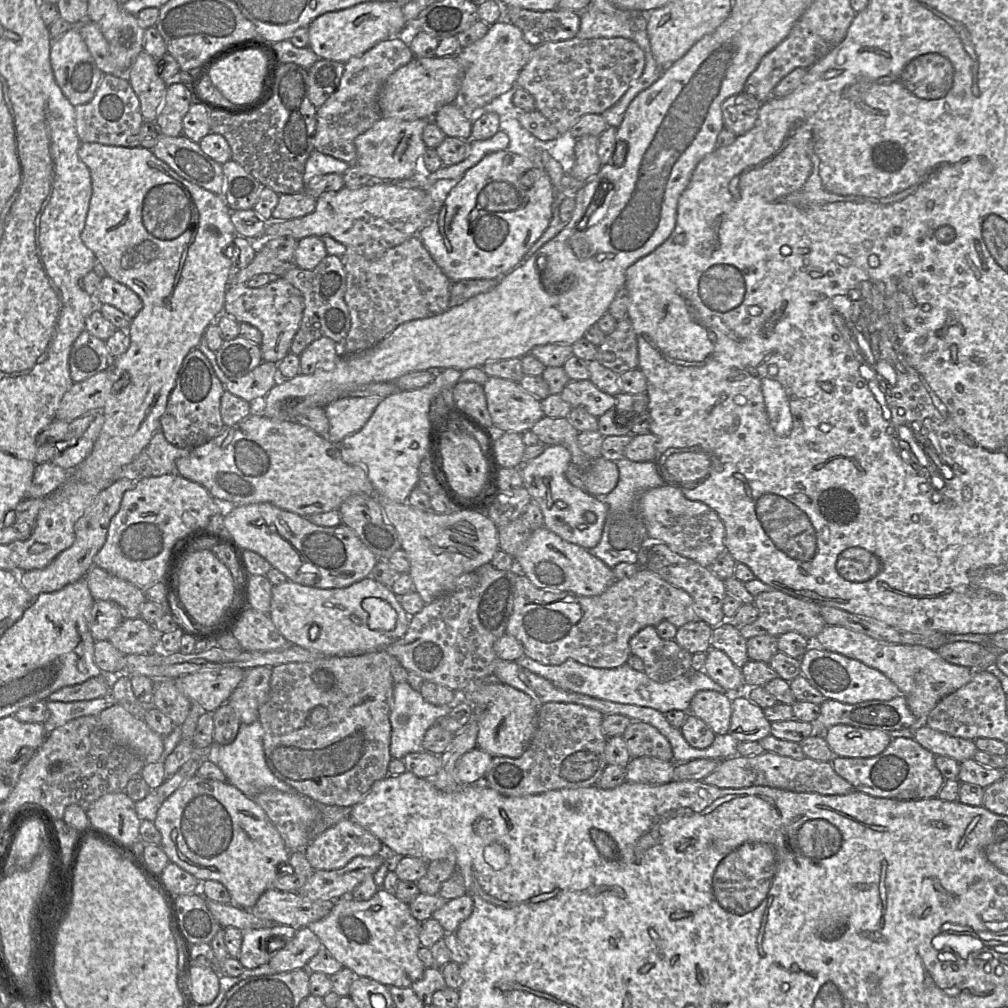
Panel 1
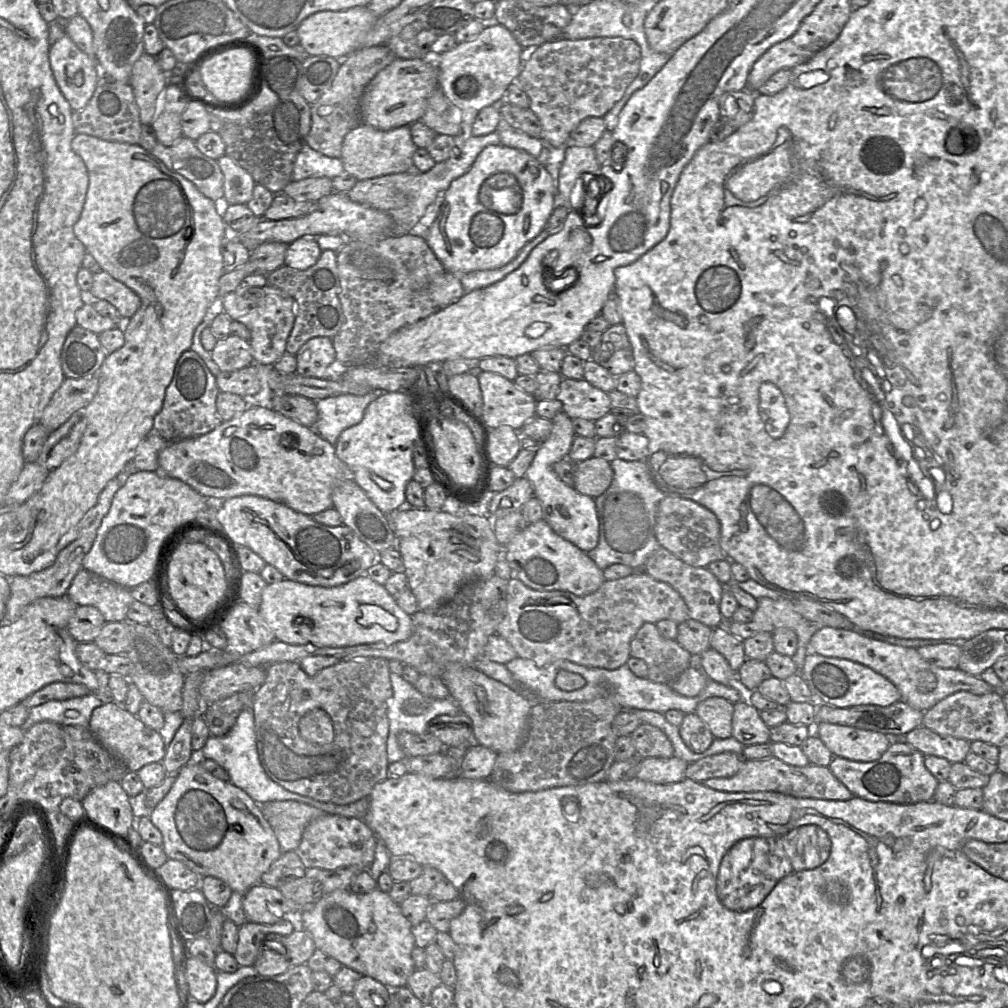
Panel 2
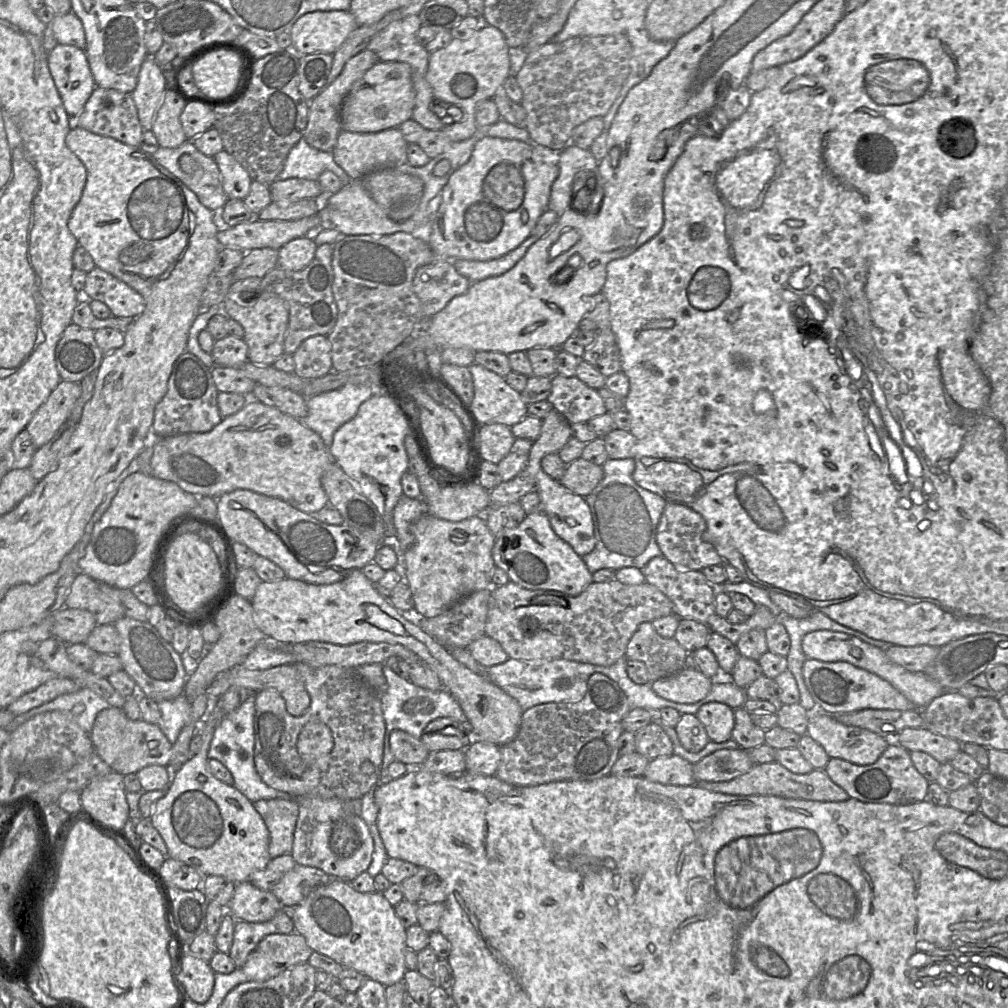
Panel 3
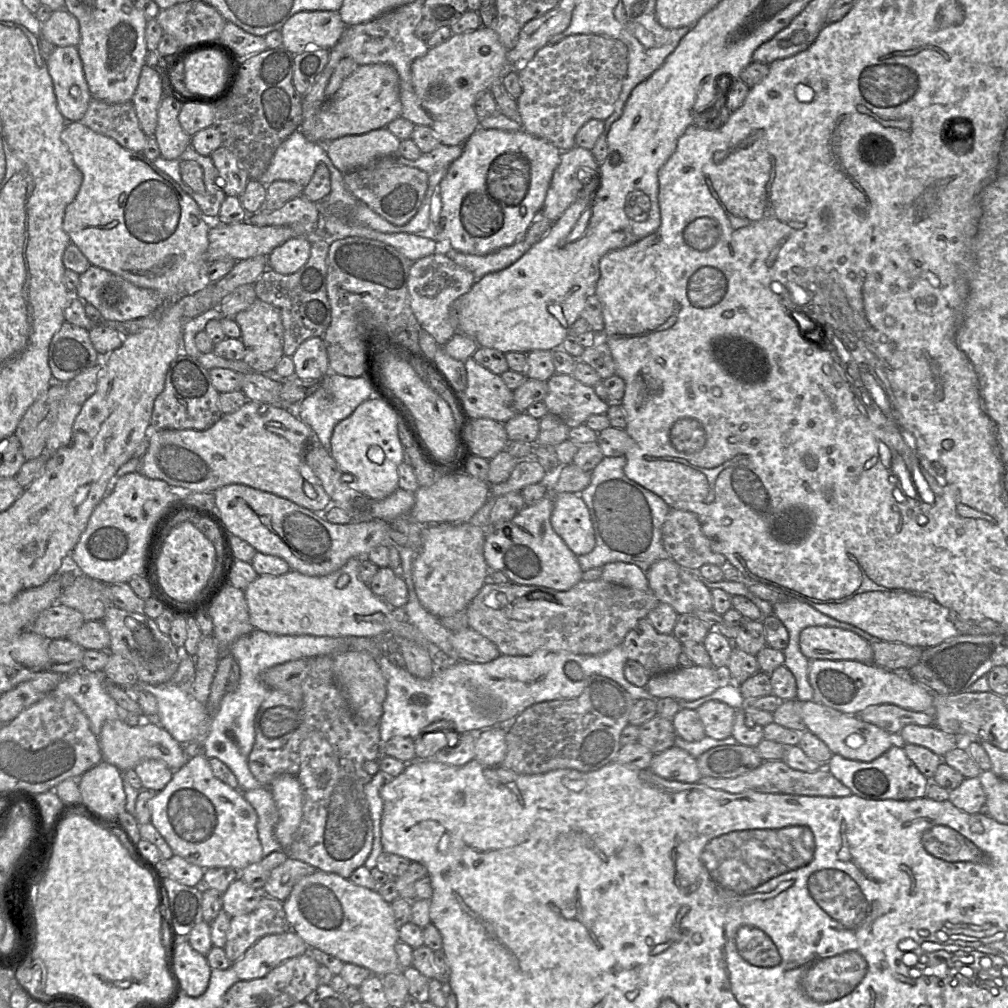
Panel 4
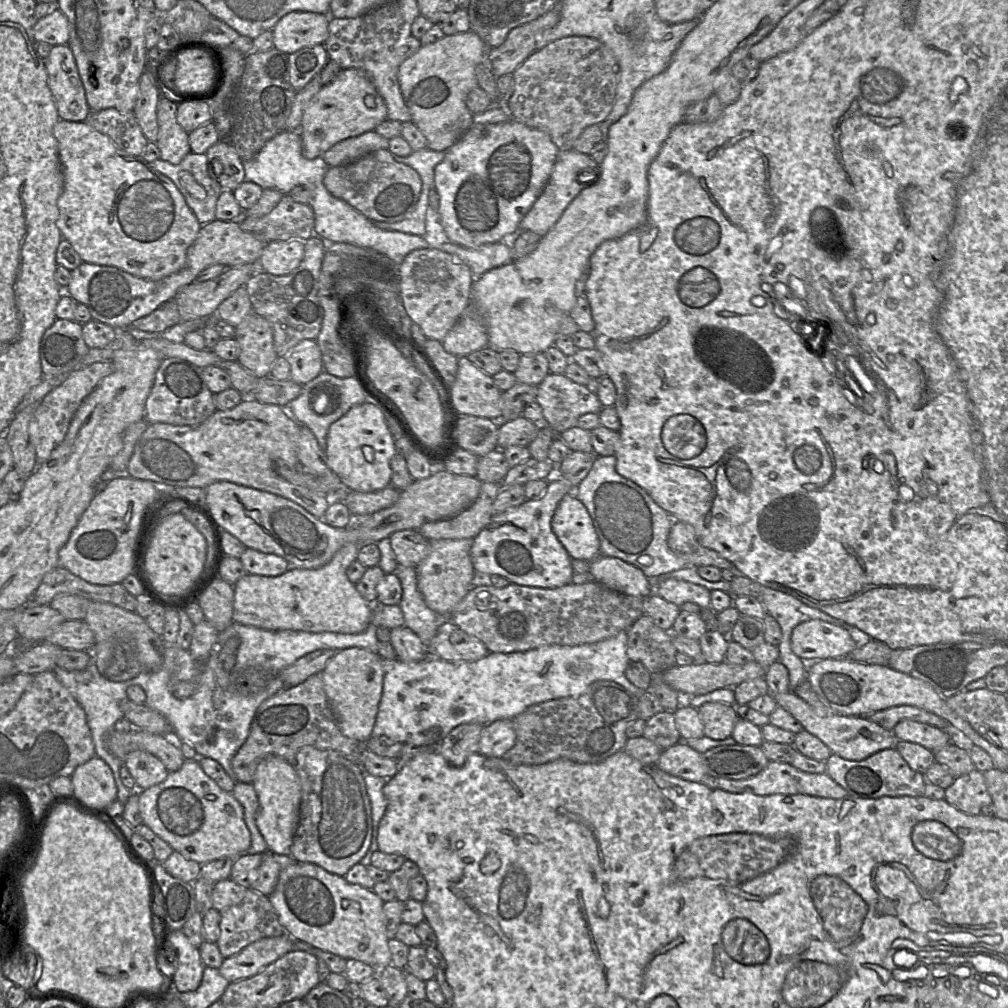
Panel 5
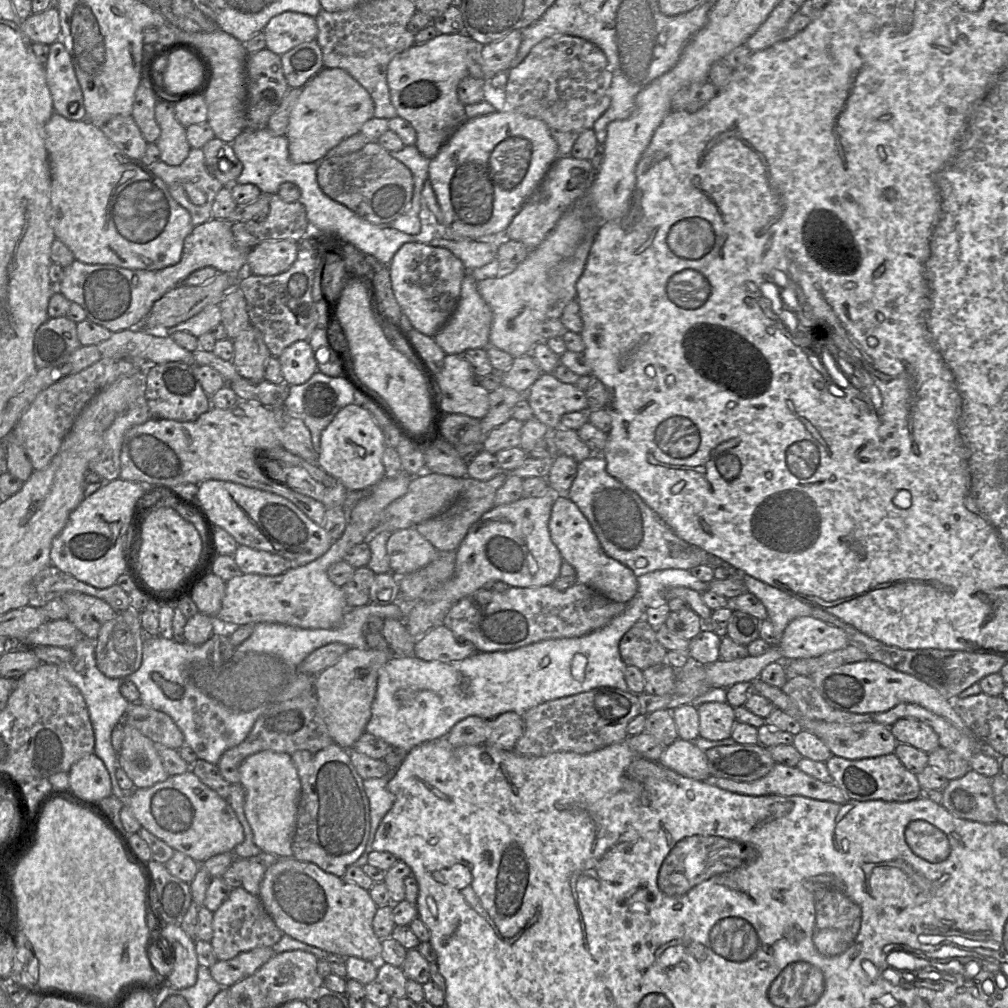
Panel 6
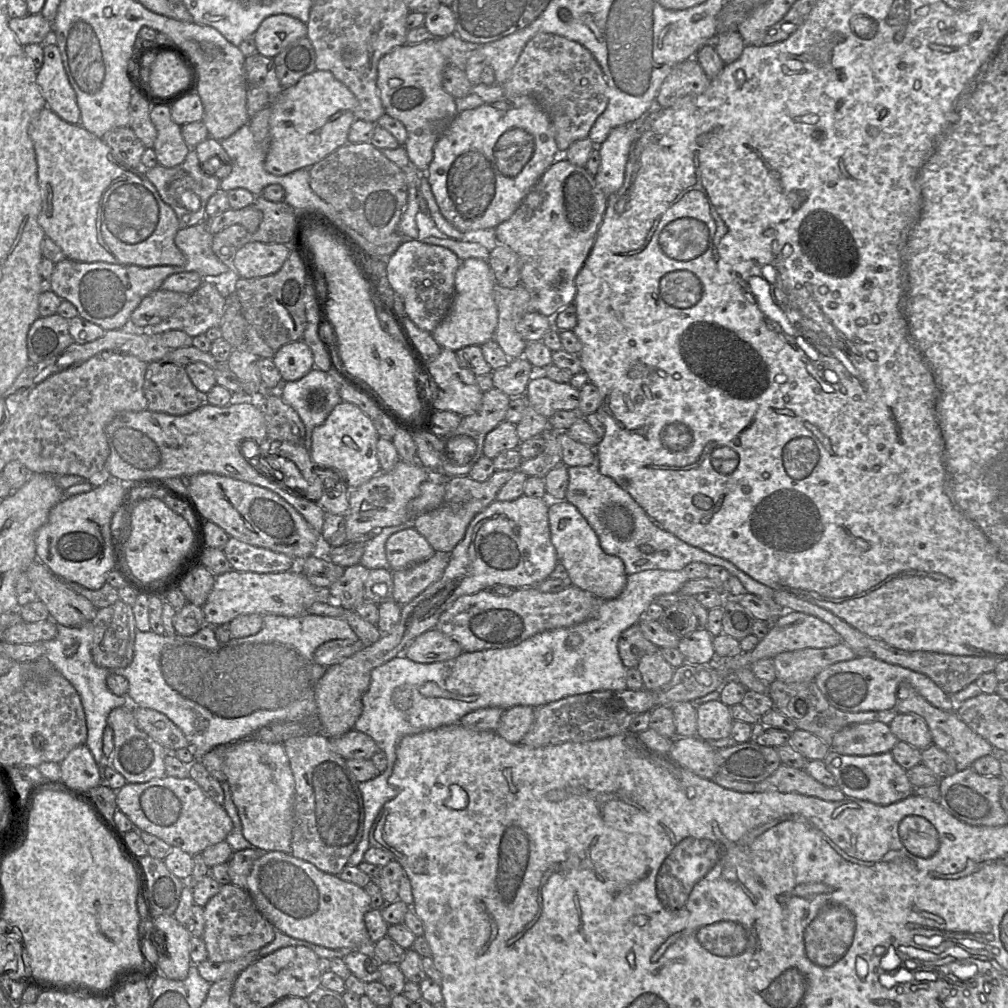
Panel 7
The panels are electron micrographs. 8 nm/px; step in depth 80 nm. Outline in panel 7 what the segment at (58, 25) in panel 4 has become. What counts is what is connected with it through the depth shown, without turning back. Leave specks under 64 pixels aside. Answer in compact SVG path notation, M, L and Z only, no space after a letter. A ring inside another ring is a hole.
M29 13L24 17L10 18L8 24L22 45L45 43L52 31L52 23L40 13Z

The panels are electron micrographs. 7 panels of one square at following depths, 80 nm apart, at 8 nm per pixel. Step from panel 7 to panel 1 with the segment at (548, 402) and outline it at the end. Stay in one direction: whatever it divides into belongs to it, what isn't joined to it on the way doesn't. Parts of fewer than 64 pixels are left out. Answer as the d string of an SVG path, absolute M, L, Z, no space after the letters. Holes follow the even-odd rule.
M570 379L560 396L572 408L582 407L597 418L613 409L616 404L615 396L601 391L589 379Z

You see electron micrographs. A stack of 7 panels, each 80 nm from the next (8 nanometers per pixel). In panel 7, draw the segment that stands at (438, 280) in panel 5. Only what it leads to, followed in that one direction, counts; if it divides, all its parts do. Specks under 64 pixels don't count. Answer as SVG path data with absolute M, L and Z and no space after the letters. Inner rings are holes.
M417 240L403 243L386 259L389 283L403 299L408 318L420 329L432 333L447 316L454 299L455 275L460 263L449 249Z

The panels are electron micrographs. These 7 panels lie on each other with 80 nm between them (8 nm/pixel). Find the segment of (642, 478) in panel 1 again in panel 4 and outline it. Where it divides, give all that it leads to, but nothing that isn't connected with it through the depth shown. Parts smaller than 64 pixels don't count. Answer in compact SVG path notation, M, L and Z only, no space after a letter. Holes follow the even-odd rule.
M625 456L604 457L591 471L589 485L579 494L588 507L596 541L596 545L590 553L577 556L583 572L602 567L610 562L634 564L642 571L647 572L653 563L670 558L662 541L662 526L670 507L658 495L629 479L624 473L625 464Z

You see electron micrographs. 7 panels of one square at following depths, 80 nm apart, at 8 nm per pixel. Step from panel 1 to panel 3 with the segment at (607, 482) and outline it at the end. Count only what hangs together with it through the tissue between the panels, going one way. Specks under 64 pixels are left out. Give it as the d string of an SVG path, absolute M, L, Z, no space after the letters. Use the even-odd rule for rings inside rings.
M578 458L567 465L559 482L571 492L586 497L602 480L603 475L602 466Z

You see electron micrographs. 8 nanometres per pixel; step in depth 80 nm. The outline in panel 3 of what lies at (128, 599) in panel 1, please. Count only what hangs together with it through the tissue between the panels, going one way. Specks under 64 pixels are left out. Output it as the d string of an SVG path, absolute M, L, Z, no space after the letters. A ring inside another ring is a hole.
M82 572L75 576L64 606L91 612L97 624L114 624L125 616L121 590Z

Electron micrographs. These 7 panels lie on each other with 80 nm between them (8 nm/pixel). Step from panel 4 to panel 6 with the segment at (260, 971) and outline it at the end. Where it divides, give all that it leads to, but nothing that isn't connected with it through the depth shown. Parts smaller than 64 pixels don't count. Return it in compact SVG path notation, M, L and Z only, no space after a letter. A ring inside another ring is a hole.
M257 947L242 952L230 960L218 960L209 967L213 979L223 988L229 988L242 979L254 974L273 955L272 947Z

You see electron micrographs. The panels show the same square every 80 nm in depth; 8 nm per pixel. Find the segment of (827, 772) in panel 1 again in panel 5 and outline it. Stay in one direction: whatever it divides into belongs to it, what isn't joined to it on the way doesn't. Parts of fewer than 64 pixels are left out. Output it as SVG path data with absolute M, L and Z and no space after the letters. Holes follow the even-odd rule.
M769 761L768 765L761 772L750 778L732 780L705 774L700 782L711 789L721 789L732 793L750 792L760 796L803 794L822 798L842 799L848 795L847 791L827 773L808 773L795 768L790 763L775 761Z

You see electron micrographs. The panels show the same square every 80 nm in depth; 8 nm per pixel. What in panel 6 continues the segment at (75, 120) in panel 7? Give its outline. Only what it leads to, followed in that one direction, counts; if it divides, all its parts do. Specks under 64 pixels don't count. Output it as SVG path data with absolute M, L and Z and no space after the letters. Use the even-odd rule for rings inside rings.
M61 41L49 45L44 67L54 112L71 121L85 120L83 93L70 55Z

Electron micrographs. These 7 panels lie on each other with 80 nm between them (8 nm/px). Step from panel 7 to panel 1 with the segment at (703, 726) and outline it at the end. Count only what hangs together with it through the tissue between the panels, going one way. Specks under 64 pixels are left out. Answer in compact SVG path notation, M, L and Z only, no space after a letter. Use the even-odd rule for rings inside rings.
M702 690L691 700L689 712L703 720L716 735L729 733L732 715L732 695Z

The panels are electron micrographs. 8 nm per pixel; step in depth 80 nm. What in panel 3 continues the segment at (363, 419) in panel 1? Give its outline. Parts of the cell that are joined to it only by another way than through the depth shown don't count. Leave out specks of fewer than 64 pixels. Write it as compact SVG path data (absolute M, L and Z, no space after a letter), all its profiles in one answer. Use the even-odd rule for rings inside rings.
M345 384L341 388L308 397L308 413L303 423L318 433L330 448L335 432L355 417L364 401L377 393L382 393L380 387Z

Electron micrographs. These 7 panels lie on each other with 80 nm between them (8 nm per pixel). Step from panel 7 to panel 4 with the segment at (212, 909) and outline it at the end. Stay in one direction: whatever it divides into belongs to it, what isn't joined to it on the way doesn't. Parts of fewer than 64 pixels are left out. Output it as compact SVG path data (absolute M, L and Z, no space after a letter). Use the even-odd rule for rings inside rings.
M263 896L254 911L232 916L223 949L229 960L236 962L263 936L290 930L283 902Z

